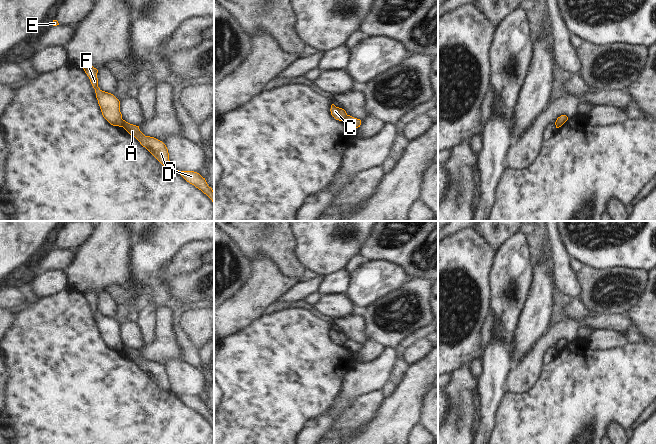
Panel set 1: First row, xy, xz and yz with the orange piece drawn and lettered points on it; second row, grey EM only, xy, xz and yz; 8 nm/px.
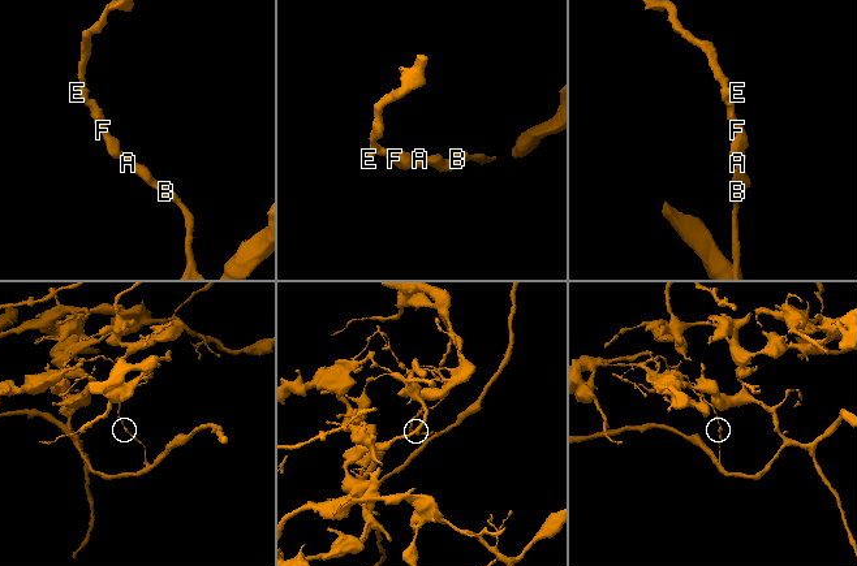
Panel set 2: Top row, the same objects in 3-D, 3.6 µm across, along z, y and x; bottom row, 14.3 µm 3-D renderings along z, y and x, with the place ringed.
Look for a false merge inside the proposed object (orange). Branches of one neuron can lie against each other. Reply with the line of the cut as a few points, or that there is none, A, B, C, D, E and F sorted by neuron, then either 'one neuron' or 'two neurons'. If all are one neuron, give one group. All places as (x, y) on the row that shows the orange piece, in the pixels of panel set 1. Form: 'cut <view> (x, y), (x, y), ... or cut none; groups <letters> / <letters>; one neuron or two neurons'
cut xy (123, 120), (121, 126); groups A B D / C E F; two neurons

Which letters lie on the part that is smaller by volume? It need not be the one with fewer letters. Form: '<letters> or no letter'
C, E, F

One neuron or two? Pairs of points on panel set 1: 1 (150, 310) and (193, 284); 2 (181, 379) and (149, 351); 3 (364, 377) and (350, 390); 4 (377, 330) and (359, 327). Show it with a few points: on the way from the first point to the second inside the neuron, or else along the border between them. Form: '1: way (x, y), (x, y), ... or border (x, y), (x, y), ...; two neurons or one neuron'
1: border (181, 275), (175, 275), (167, 281), (171, 297); two neurons
2: border (181, 360), (171, 359), (167, 362), (165, 368); two neurons
3: way (361, 380), (353, 388); one neuron
4: border (361, 311), (366, 320), (367, 336), (369, 339); two neurons

